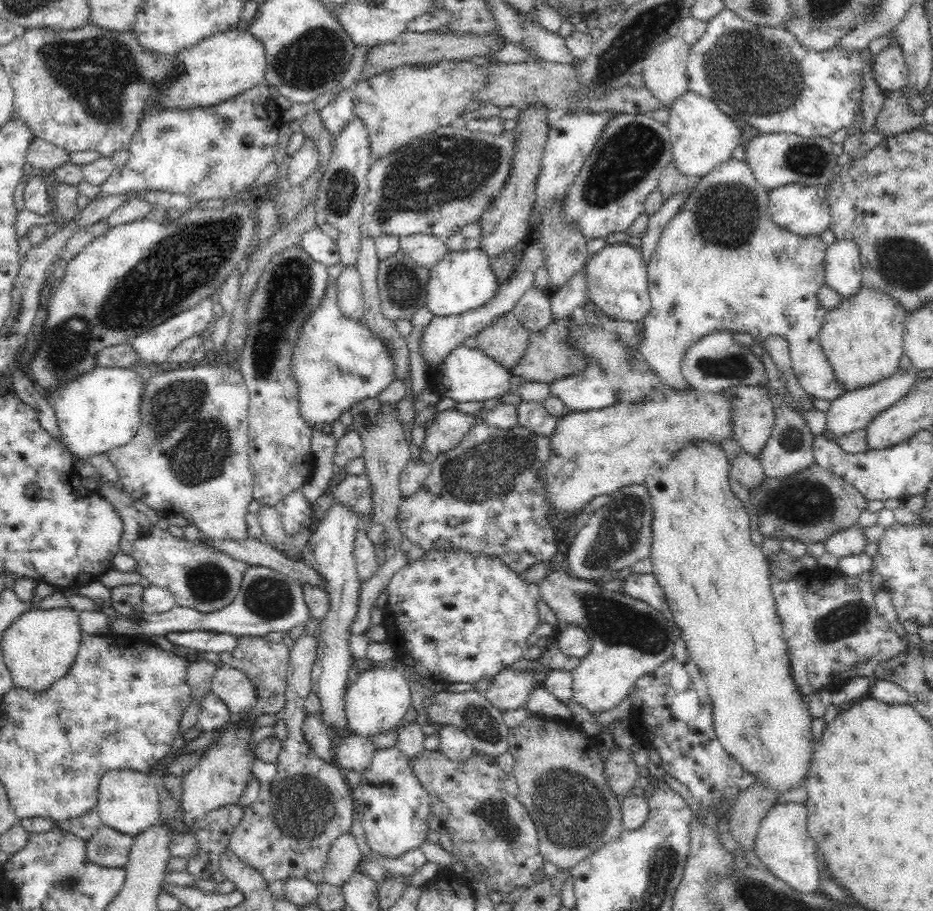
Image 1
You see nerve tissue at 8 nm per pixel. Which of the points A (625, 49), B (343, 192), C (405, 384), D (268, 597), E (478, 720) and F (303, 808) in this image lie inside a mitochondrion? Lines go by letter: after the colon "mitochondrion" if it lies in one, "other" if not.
A: mitochondrion
B: mitochondrion
C: other
D: mitochondrion
E: mitochondrion
F: mitochondrion

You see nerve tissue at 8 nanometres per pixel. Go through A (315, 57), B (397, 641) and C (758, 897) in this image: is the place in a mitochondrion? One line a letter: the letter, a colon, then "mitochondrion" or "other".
A: mitochondrion
B: other
C: mitochondrion

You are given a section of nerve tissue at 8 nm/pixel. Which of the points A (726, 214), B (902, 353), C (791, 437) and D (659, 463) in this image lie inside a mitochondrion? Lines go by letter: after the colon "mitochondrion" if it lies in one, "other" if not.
A: mitochondrion
B: other
C: mitochondrion
D: other

